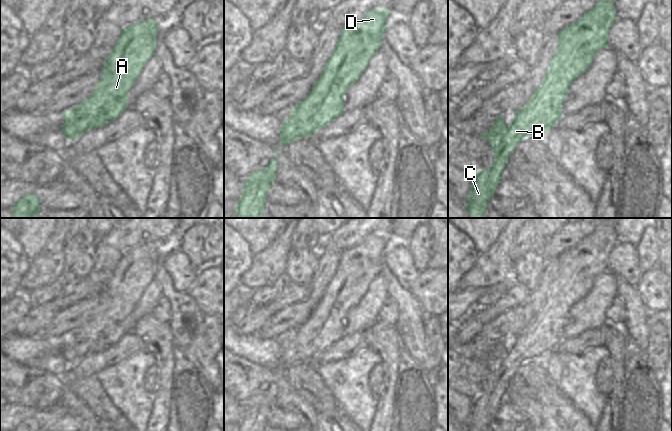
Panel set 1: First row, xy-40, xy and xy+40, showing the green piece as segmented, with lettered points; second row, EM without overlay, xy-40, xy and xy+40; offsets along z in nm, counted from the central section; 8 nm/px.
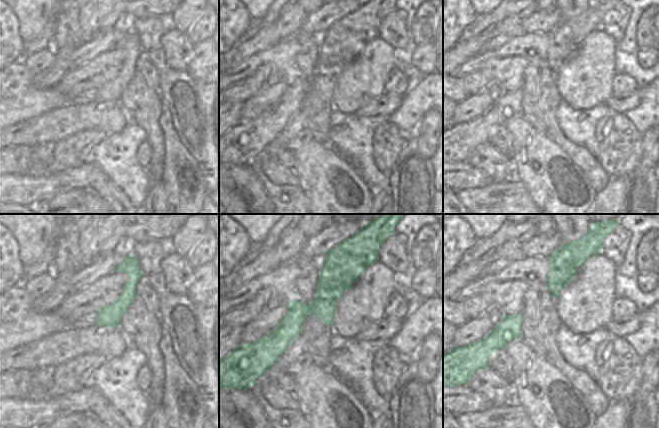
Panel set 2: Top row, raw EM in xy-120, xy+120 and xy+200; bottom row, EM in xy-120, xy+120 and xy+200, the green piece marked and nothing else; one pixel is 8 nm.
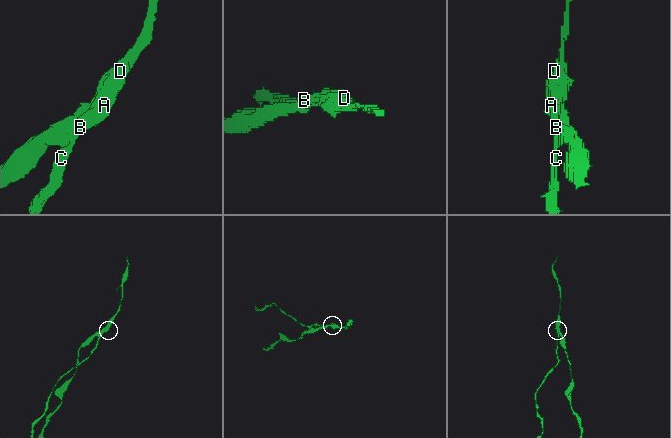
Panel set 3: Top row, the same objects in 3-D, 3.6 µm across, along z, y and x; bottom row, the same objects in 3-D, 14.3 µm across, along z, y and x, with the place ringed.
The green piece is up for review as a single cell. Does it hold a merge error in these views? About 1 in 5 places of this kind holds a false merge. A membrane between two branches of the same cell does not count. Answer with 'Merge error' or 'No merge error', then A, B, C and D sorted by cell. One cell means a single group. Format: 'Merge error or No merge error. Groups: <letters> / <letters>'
Merge error. Groups: A B D / C

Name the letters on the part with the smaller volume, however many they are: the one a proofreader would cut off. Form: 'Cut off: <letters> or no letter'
Cut off: C

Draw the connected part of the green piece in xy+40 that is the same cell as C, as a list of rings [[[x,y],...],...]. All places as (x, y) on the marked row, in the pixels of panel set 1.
[[[500,152],[489,169],[472,177],[472,185],[466,201],[468,218],[484,218],[484,212],[490,205],[490,198],[494,195],[497,185],[502,181],[505,166]]]

